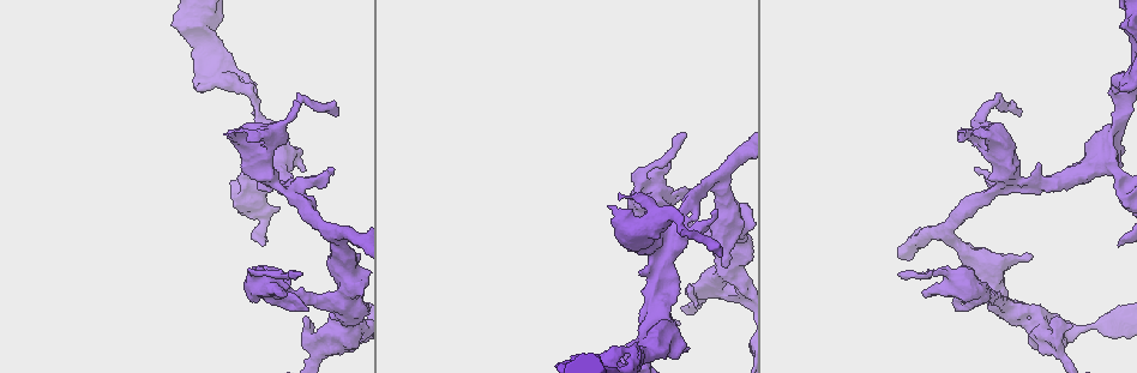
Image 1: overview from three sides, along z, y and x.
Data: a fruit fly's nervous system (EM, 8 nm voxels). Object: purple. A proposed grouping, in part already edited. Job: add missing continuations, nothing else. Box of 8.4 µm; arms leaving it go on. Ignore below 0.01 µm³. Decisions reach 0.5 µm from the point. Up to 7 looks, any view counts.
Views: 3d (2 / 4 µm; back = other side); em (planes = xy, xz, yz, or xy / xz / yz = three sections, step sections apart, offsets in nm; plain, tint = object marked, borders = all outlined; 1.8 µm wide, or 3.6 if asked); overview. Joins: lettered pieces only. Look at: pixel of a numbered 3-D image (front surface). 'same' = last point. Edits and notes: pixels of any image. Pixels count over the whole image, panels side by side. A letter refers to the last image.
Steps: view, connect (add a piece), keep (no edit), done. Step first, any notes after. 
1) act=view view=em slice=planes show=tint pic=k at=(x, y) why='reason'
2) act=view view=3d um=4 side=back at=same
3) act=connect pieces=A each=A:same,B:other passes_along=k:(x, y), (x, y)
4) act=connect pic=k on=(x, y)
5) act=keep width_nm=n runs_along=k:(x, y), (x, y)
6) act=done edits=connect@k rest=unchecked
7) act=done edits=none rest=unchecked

act=view view=em slice=planes show=borders pic=1 at=(310, 325) why='free end'

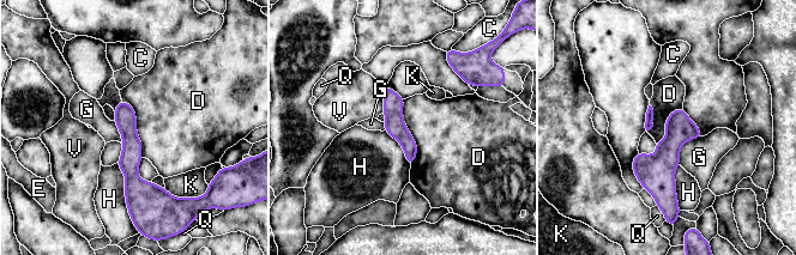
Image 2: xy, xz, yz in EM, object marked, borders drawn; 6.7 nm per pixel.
act=keep each=C:other,D:other,E:other,G:other,H:other,K:other,Q:other,V:other border=2:(403, 99), (411, 165) found='none of them fits'

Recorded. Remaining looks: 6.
act=view view=3d um=4 pic=1 at=(687, 348) why='thick end'

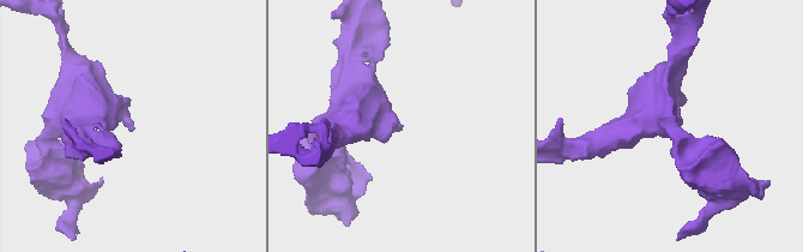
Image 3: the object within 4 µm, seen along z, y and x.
act=view view=em slice=planes show=tint pic=3 at=(131, 131)

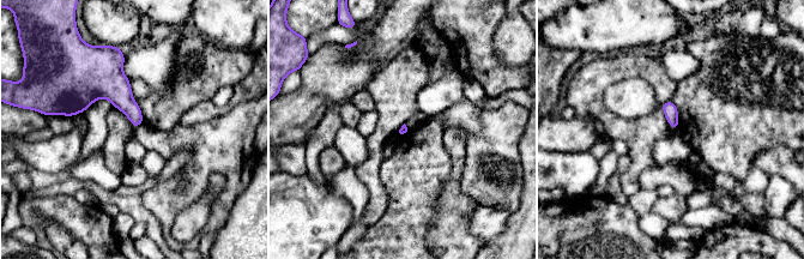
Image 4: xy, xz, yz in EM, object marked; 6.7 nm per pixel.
act=view view=em slice=planes show=borders at=same

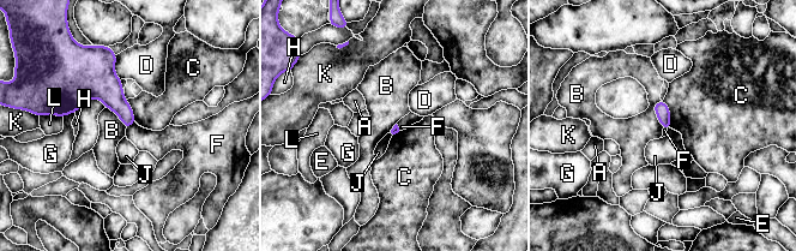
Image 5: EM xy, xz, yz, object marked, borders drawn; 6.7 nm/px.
act=keep each=A:other,B:other,C:other,D:other,E:other,F:other,G:other,H:other,J:other,K:other,L:other border=5:(134, 121), (126, 129) found='no lettered piece goes on from it'

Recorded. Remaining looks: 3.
act=view view=3d um=2 pic=1 at=(927, 293) why='free end'

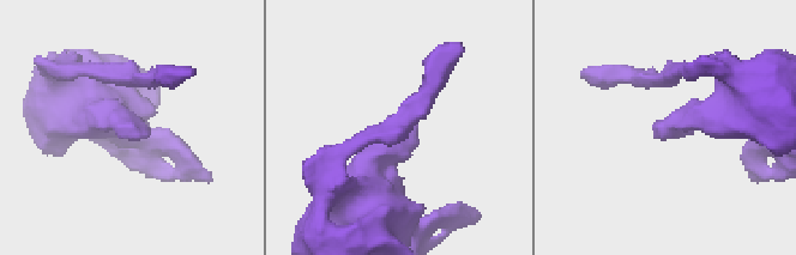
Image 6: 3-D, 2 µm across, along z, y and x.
act=view view=em um=3.6 slice=planes show=plain pic=6 at=(415, 129)

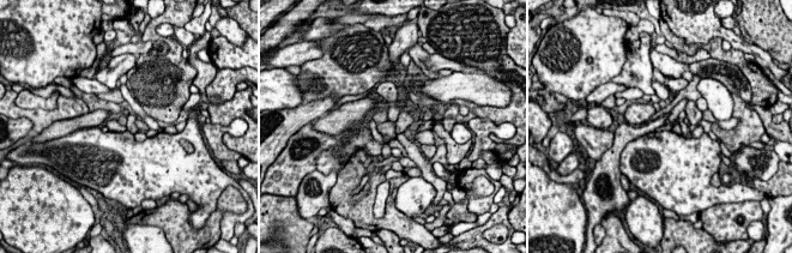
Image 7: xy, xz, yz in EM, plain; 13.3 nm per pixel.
act=view view=em um=3.6 slice=planes show=borders at=same why='what lies round it'

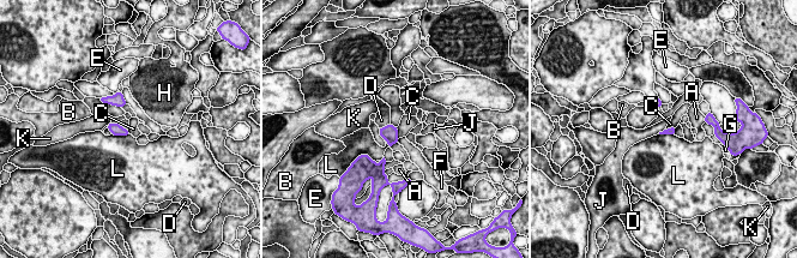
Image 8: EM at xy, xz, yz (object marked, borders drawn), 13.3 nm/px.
act=keep each=A:other,B:other,C:other,D:other,E:other,F:other,G:other,H:other,J:other,K:other,L:other border=8:(396, 127), (398, 138) found='none of them fits'

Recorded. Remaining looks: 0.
act=done edits=none rest=unchecked

